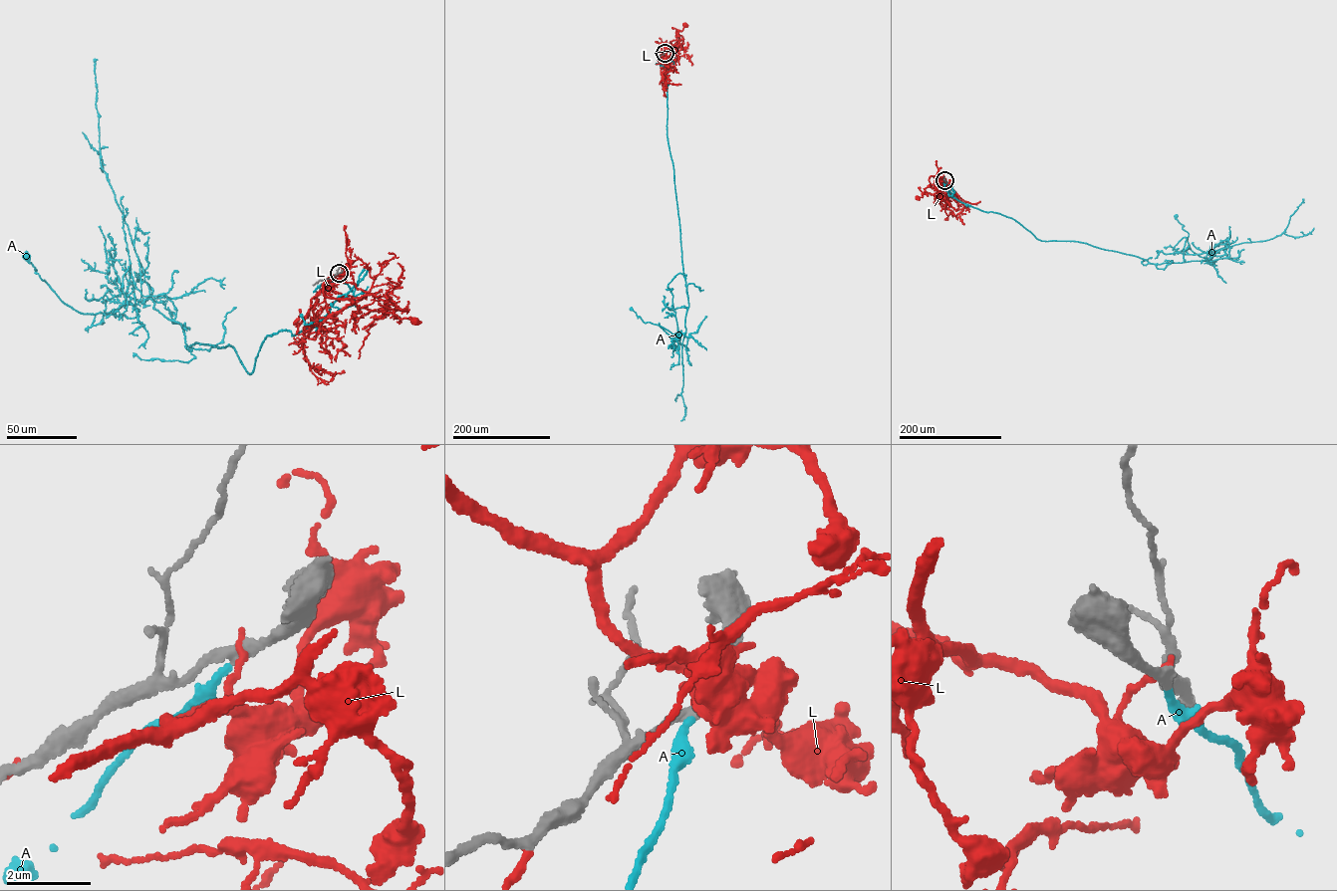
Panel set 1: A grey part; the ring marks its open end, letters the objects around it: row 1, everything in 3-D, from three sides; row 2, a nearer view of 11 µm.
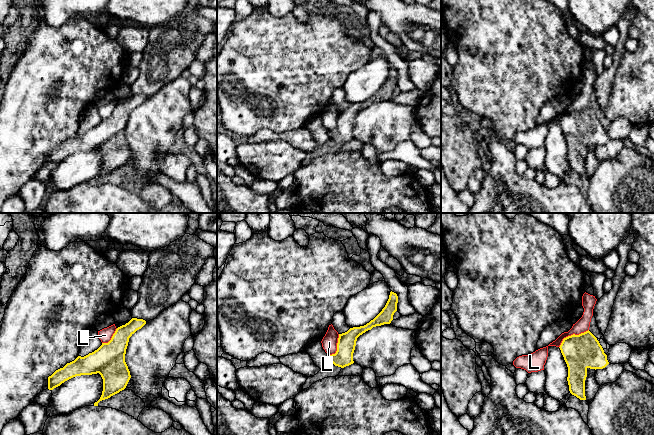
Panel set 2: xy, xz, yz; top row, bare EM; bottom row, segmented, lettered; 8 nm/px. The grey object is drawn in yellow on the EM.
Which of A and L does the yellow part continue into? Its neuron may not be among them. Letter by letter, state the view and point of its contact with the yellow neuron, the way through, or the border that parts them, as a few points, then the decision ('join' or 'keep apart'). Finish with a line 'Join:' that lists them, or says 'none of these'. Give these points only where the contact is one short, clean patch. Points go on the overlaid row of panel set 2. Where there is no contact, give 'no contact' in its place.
A: no contact; join
L: meets yellow in yz at (571, 335); border along yz (588, 329), (578, 334), (566, 336), (559, 347); keep apart
Join: A

